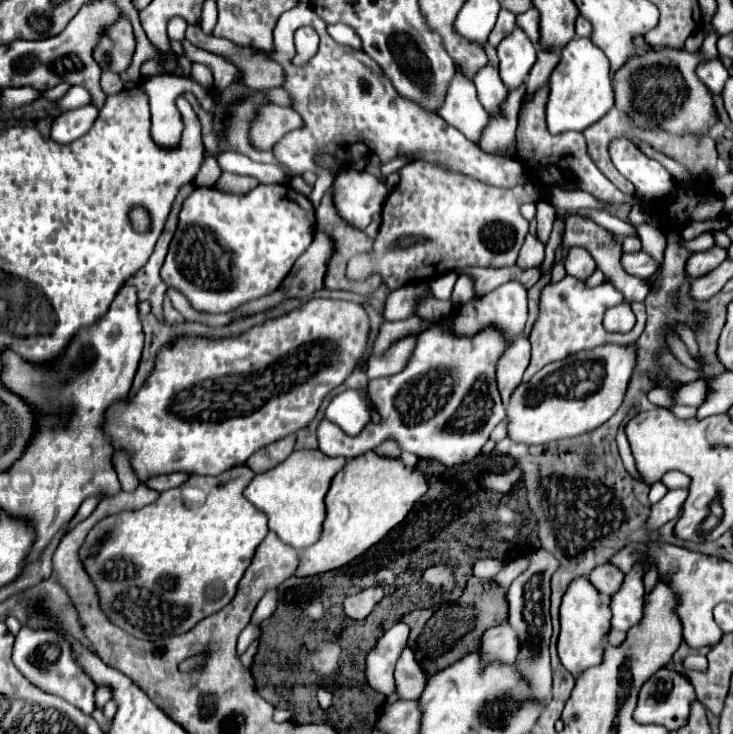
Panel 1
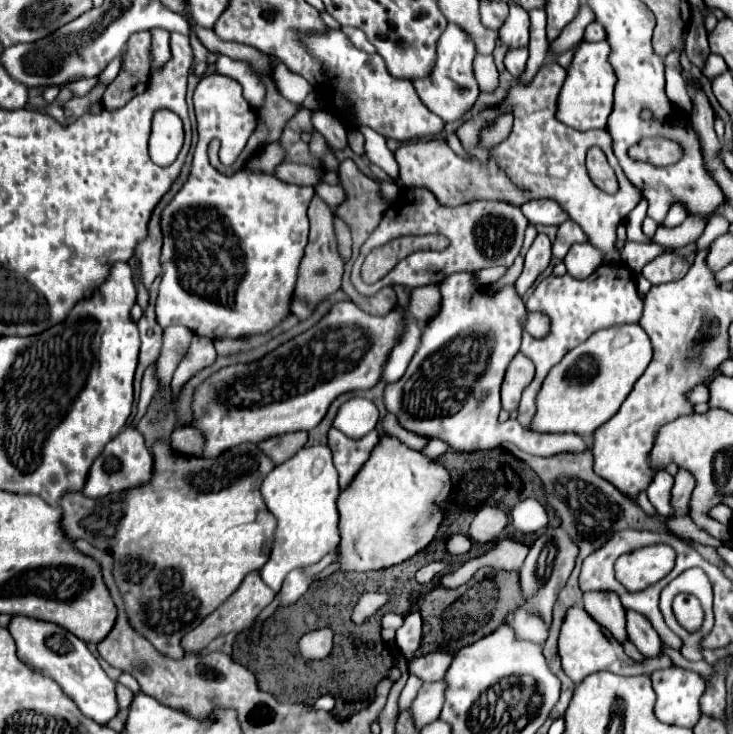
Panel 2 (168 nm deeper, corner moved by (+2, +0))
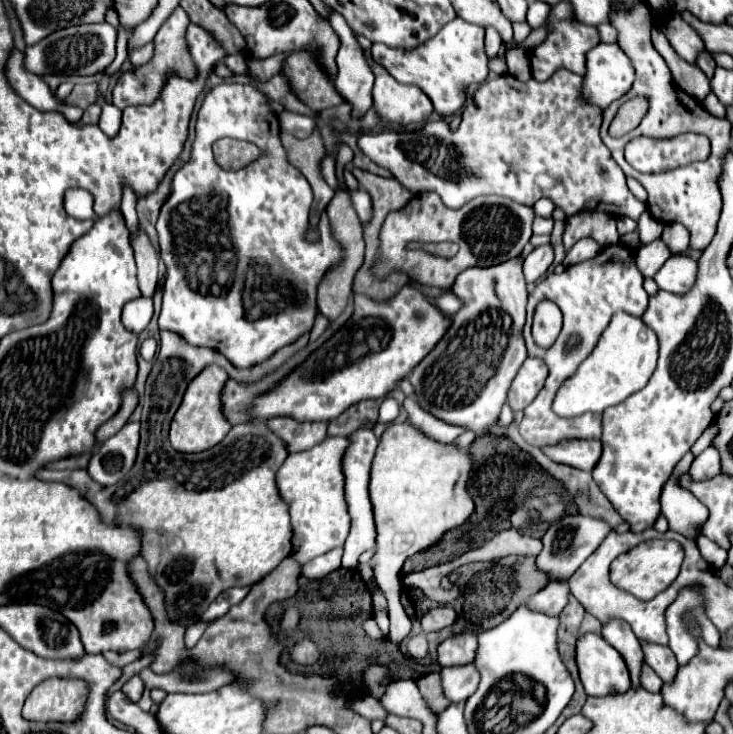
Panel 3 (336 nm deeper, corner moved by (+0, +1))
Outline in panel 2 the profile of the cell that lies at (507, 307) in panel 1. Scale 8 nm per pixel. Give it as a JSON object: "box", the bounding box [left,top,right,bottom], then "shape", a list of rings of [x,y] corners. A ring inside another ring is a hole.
{"box":[515,234,551,298],"shape":[[[539,234],[539,236],[533,240],[533,244],[531,244],[531,248],[529,248],[529,252],[527,252],[523,272],[521,272],[521,276],[517,278],[517,282],[515,282],[515,290],[517,290],[519,298],[523,298],[525,292],[533,286],[535,278],[547,268],[549,260],[551,260],[551,242],[549,242],[547,236]]]}

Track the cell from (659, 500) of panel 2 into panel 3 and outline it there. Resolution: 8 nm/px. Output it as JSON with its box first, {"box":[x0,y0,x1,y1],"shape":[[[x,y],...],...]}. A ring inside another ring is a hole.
{"box":[661,457,709,539],"shape":[[[683,457],[677,463],[673,477],[667,481],[667,485],[663,487],[663,493],[661,493],[661,513],[669,521],[671,531],[681,533],[683,537],[697,539],[699,527],[707,521],[709,513],[701,505],[701,501],[697,501],[689,491],[679,487],[679,483],[677,483],[677,477],[681,473],[685,473],[689,467],[691,467],[689,457]]]}

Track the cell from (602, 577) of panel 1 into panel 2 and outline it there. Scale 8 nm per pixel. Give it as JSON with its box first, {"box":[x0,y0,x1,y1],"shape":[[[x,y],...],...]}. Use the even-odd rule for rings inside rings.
{"box":[583,590,627,642],"shape":[[[589,590],[589,594],[583,596],[583,606],[619,642],[623,642],[627,638],[627,632],[625,632],[625,610],[621,606],[621,600],[615,594],[605,594],[603,590],[597,590],[597,592]]]}

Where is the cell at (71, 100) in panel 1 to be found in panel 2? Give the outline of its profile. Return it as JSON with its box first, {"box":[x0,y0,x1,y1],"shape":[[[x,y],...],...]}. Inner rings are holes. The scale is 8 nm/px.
{"box":[97,60,121,84],"shape":[[[113,60],[113,62],[109,62],[109,66],[97,76],[97,80],[99,80],[99,84],[111,84],[115,78],[117,78],[117,74],[119,74],[119,66],[121,66],[121,60]]]}

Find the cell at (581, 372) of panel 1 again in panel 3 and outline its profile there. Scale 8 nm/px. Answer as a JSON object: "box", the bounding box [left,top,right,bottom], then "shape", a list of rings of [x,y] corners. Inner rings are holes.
{"box":[553,311,657,417],"shape":[[[623,311],[615,313],[609,327],[603,331],[593,353],[579,365],[577,373],[563,383],[553,401],[553,411],[561,417],[577,417],[587,411],[603,413],[607,407],[619,405],[629,395],[641,391],[655,371],[657,363],[657,335],[643,325],[639,317]]]}

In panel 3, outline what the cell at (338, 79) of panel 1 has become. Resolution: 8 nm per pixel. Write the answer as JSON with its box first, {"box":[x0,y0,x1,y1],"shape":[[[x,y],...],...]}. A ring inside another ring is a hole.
{"box":[365,51,433,125],"shape":[[[367,51],[365,53],[373,71],[375,71],[375,87],[373,87],[373,103],[375,103],[375,109],[377,109],[377,115],[387,121],[387,123],[397,123],[397,125],[409,125],[409,123],[425,123],[429,119],[429,115],[433,113],[433,105],[431,105],[431,99],[415,85],[403,85],[403,83],[397,83],[383,67],[379,67],[373,59],[371,59],[371,53]]]}

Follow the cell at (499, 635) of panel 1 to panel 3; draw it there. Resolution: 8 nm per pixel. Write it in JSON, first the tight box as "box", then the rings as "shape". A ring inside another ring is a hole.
{"box":[527,581,571,617],"shape":[[[549,581],[549,585],[541,589],[539,593],[535,593],[527,605],[535,611],[543,611],[551,617],[557,617],[563,611],[563,607],[567,605],[569,593],[571,589],[567,581]]]}

